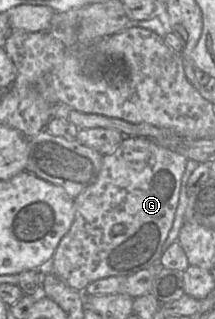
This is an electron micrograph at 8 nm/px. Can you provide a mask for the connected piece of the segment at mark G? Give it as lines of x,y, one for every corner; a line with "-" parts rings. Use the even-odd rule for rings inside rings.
125,137
111,154
104,155
95,183
74,199
75,217
50,261
51,272
72,289
83,292
91,282
112,276
126,277
159,262
178,204
181,177
187,158
145,137

